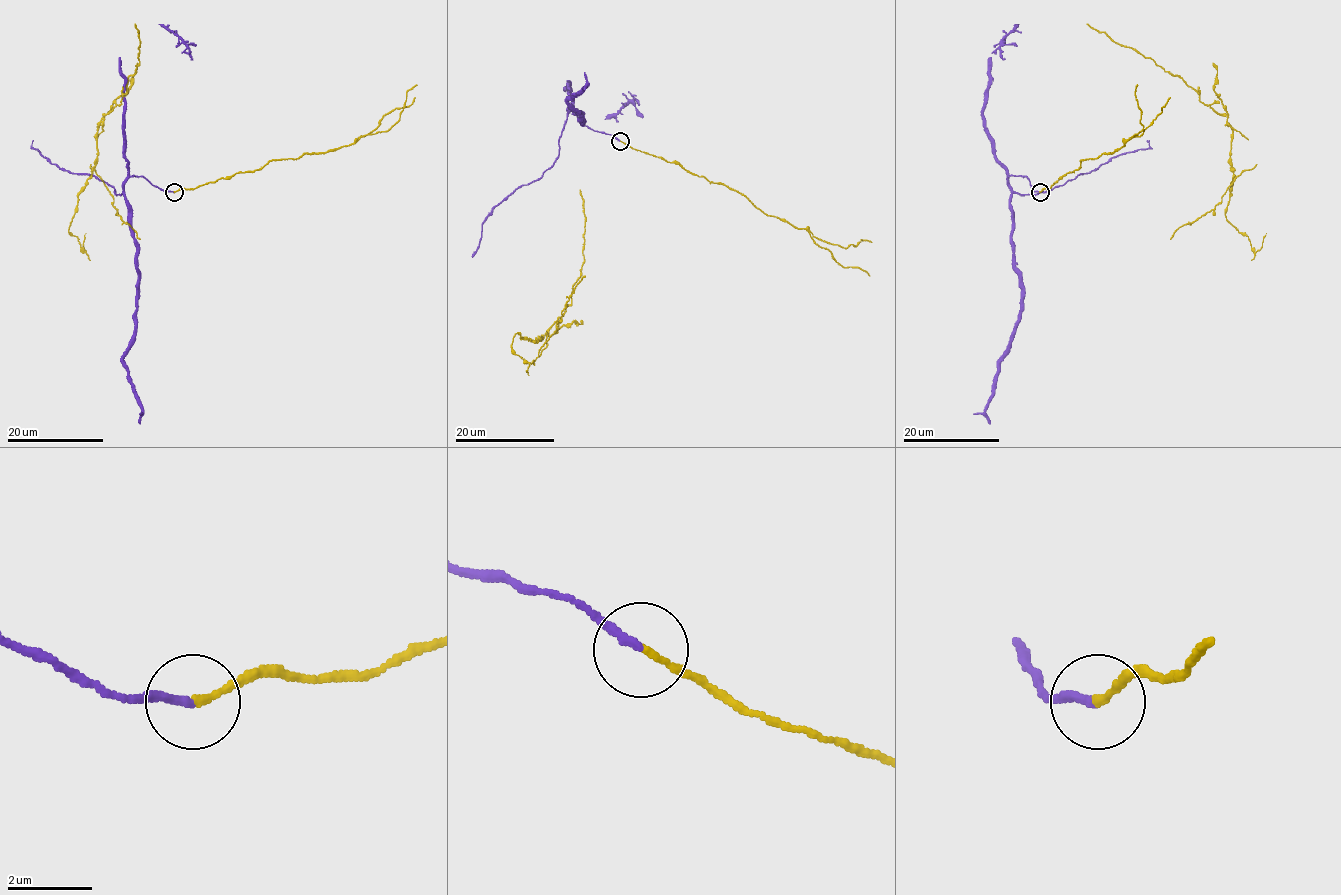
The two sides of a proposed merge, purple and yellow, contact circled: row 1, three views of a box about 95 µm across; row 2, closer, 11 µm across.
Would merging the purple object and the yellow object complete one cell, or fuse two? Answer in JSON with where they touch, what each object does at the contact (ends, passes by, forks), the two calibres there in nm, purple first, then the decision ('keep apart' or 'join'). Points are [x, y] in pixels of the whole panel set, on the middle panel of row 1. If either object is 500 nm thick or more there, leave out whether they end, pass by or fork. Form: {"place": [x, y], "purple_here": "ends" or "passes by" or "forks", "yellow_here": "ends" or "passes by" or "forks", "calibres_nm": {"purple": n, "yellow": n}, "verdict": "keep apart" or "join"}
{"place": [620, 141], "purple_here": "ends", "yellow_here": "ends", "calibres_nm": {"purple": 200, "yellow": 160}, "verdict": "keep apart"}

